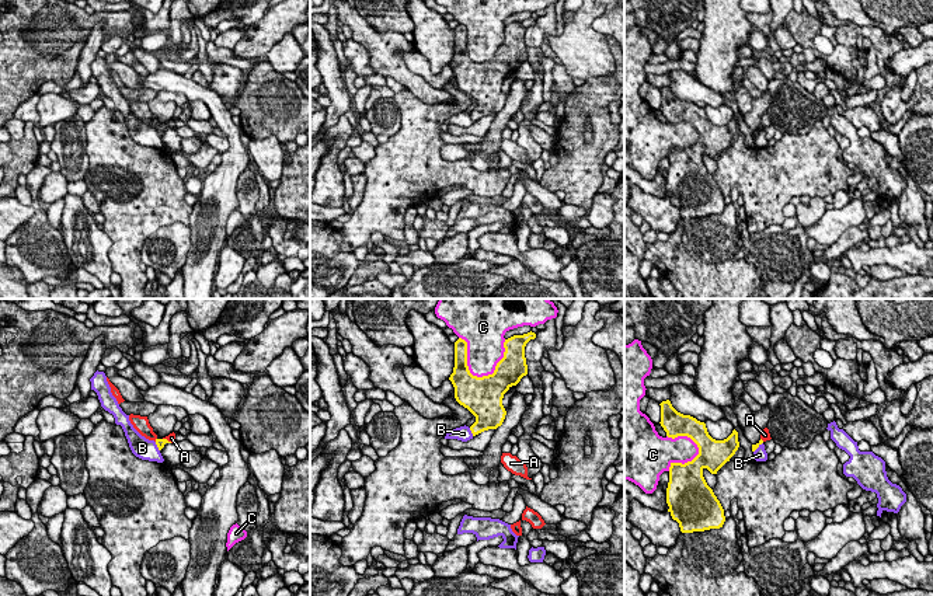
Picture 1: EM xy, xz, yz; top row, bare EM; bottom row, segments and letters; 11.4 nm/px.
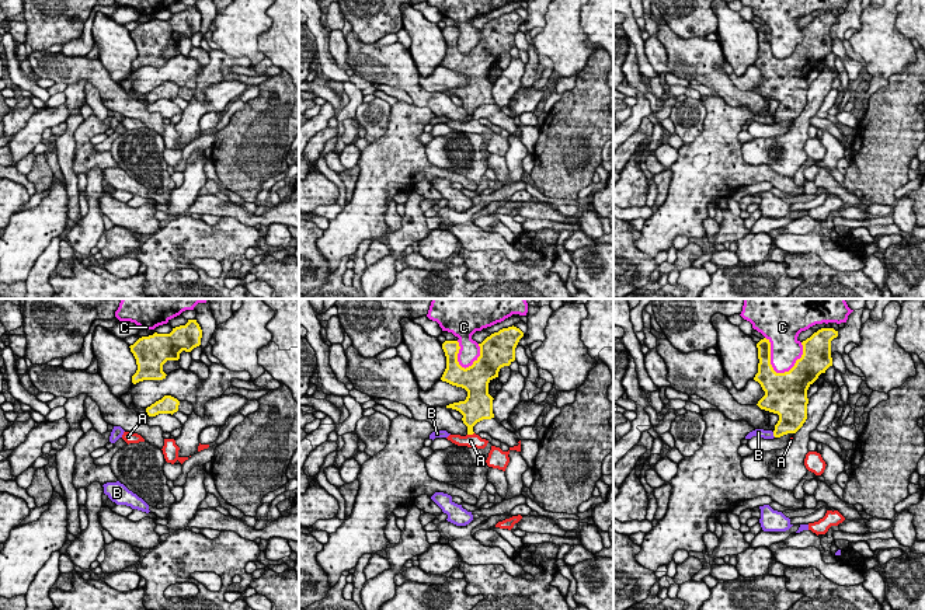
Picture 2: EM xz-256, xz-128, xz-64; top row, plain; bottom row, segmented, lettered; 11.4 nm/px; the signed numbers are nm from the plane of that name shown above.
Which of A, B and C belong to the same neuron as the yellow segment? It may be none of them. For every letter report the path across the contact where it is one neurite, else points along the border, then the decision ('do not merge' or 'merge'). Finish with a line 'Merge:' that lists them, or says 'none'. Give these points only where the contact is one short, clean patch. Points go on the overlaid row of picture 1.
A: border along xy (163, 438), (171, 442); do not merge
B: border along xz (469, 428), (473, 435); do not merge
C: do not merge
Merge: none

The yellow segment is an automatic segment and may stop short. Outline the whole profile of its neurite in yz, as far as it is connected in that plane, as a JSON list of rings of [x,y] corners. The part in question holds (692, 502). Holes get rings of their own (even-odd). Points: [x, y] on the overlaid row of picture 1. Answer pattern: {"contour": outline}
{"contour": [[[669,400],[661,404],[661,426],[668,438],[687,436],[699,447],[699,454],[685,464],[671,463],[666,488],[668,512],[679,523],[682,533],[720,529],[725,522],[724,509],[707,485],[703,470],[711,474],[735,454],[739,447],[738,432],[724,440],[713,439],[704,422],[678,412]]]}

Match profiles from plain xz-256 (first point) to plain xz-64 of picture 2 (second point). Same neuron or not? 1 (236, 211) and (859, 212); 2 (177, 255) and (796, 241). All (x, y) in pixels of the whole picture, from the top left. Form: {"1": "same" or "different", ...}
{"1": "same", "2": "different"}

